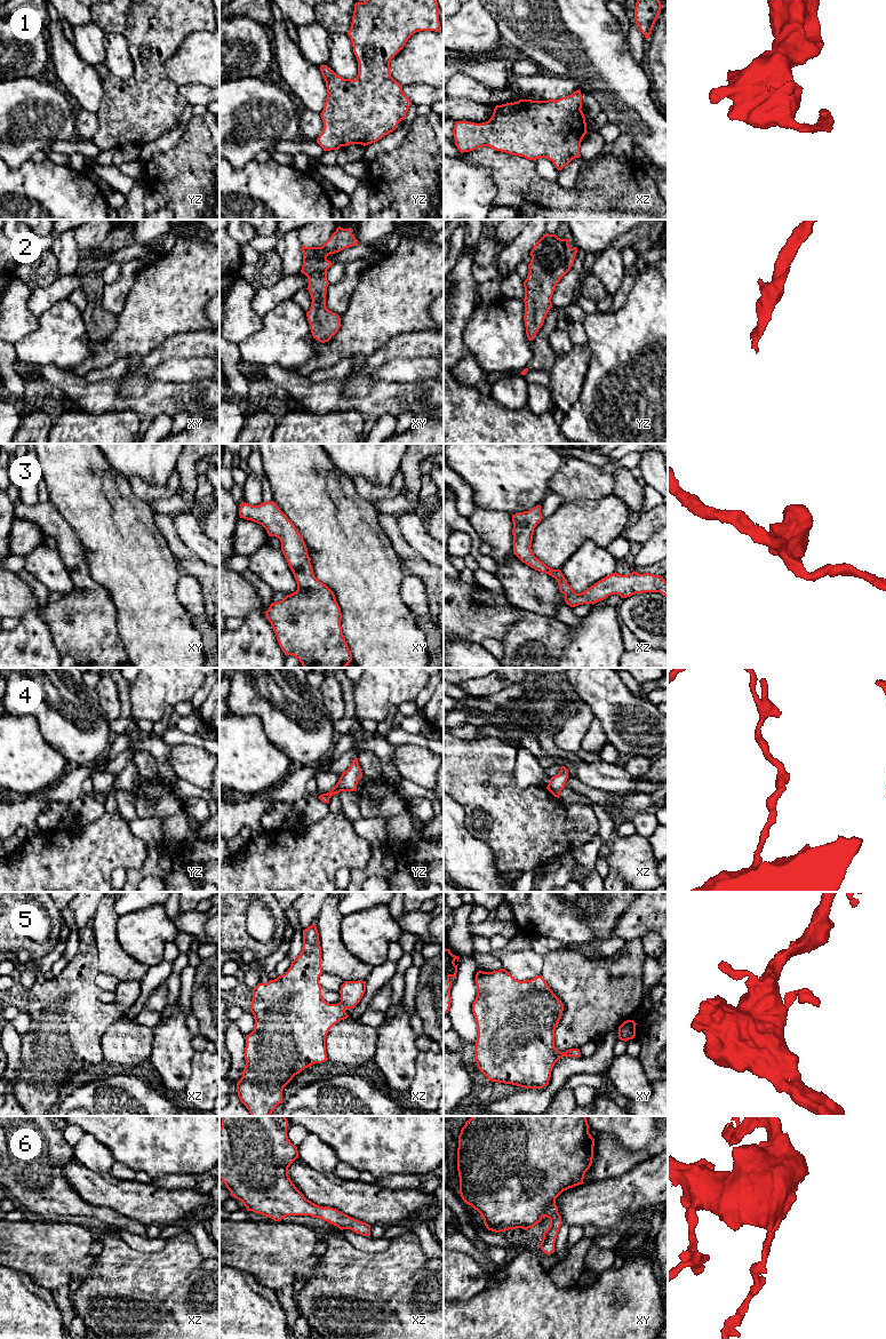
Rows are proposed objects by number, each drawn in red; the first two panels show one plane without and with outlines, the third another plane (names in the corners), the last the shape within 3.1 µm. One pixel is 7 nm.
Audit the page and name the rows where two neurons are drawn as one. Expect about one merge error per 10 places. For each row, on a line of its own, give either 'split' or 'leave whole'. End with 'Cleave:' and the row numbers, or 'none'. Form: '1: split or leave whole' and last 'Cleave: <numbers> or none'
1: leave whole
2: leave whole
3: leave whole
4: leave whole
5: leave whole
6: leave whole
Cleave: none

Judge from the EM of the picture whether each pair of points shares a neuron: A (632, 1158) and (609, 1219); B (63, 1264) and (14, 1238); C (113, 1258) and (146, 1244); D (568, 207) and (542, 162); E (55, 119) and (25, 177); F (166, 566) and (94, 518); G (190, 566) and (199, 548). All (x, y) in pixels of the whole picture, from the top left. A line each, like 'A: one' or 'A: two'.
A: two
B: one
C: two
D: two
E: two
F: one
G: two

